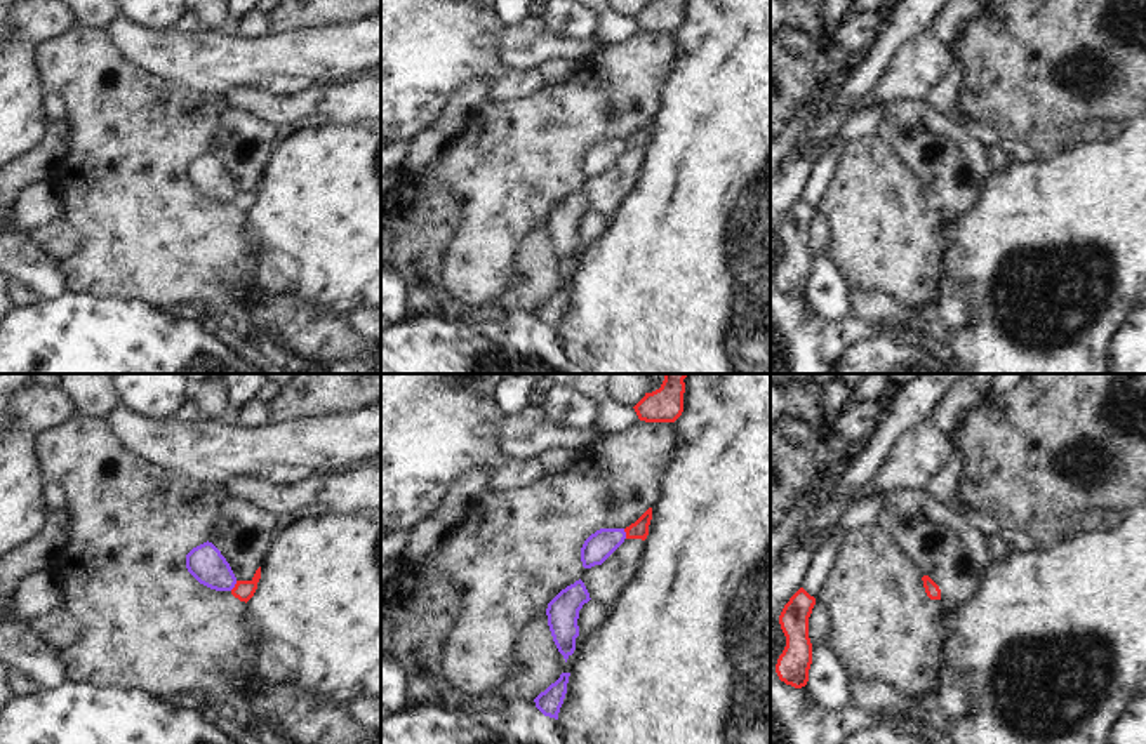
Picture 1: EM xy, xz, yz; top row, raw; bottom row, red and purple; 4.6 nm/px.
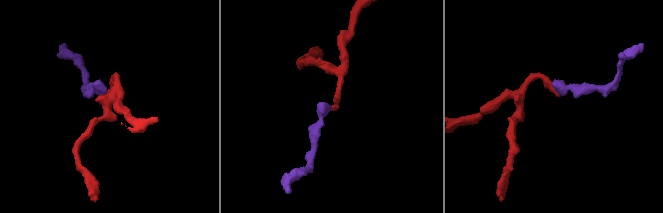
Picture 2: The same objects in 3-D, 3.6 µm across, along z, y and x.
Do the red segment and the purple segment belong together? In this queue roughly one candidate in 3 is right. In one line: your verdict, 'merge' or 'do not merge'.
merge

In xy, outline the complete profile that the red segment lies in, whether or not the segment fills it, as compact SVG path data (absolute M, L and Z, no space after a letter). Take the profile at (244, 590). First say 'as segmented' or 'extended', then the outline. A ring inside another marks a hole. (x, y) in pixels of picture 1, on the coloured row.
extended; M209 541L186 555L186 568L200 584L216 591L230 591L245 603L254 596L261 579L259 567L250 581L238 581L226 558Z

